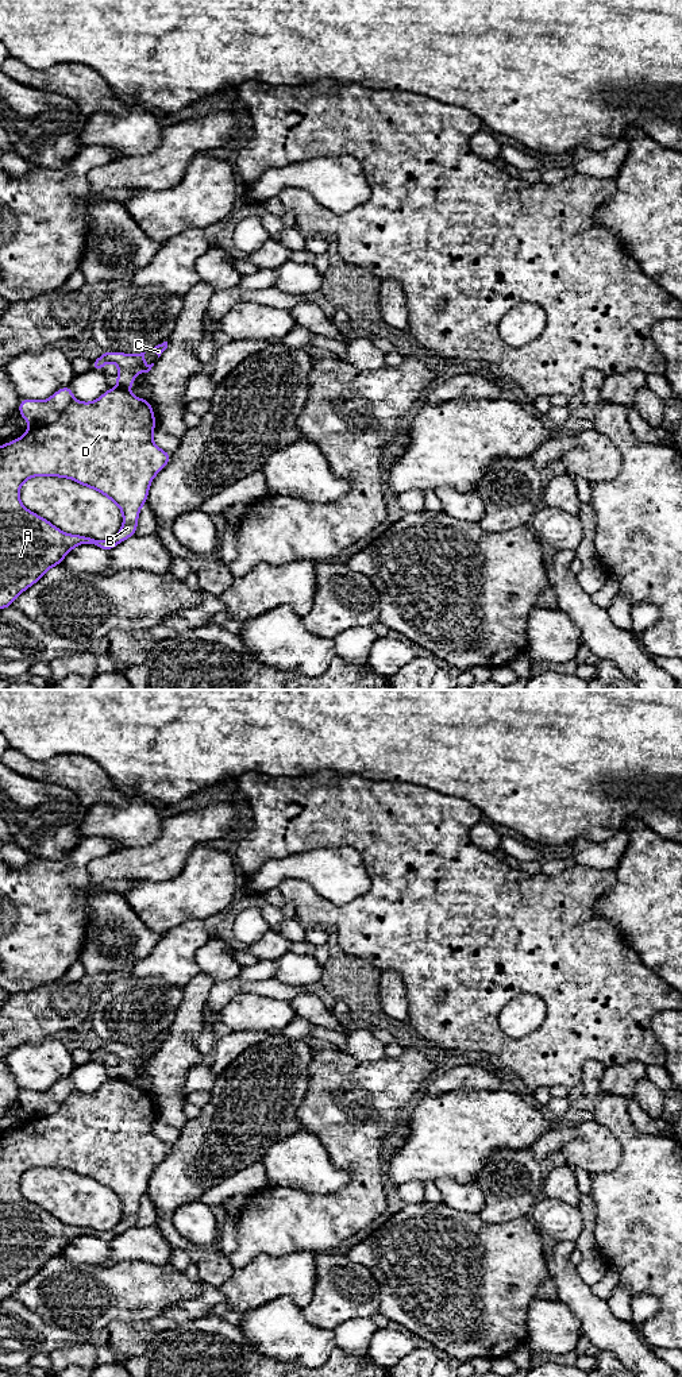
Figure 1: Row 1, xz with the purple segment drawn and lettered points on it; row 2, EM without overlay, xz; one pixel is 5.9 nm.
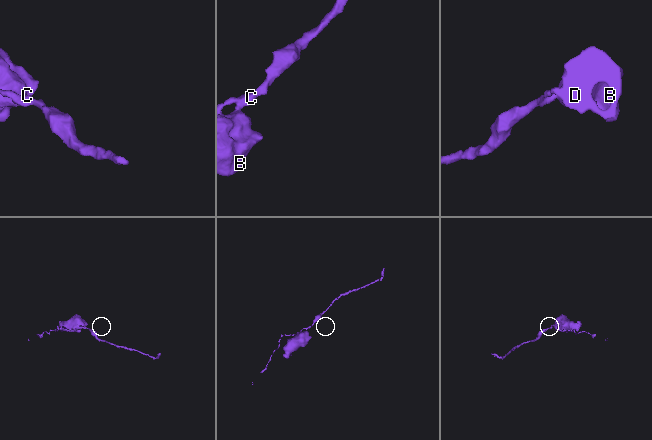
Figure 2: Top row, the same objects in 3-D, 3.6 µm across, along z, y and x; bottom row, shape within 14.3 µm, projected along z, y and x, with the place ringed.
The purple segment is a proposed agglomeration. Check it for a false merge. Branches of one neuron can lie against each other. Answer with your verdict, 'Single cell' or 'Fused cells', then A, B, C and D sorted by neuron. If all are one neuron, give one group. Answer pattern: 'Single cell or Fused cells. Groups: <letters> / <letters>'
Fused cells. Groups: A B D / C

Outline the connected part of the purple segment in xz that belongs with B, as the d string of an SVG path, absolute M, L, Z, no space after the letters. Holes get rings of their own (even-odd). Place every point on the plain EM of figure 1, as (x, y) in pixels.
M111 1079L92 1094L72 1092L51 1114L31 1116L22 1129L0 1137L0 1301L36 1274L77 1237L92 1235L109 1242L136 1226L140 1199L147 1195L154 1168L172 1145L153 1133L155 1107L151 1094L127 1080ZM34 1168L69 1169L113 1192L122 1206L120 1222L108 1231L69 1226L30 1203L20 1192L22 1176Z

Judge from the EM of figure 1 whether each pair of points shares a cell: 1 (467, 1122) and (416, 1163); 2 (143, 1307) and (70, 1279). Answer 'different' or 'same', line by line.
1: same
2: same

